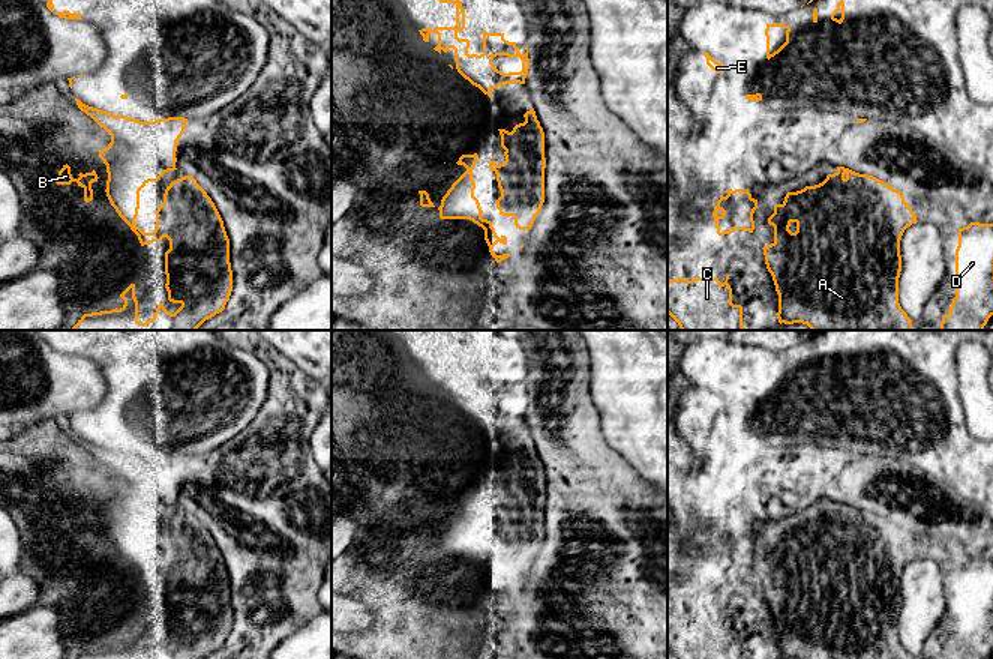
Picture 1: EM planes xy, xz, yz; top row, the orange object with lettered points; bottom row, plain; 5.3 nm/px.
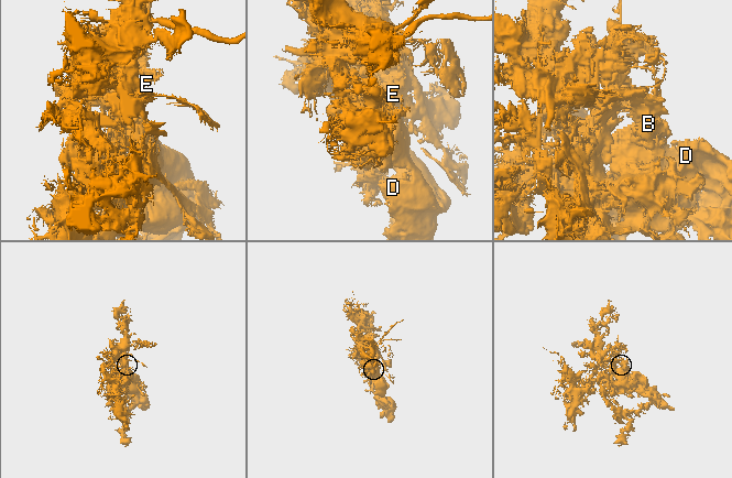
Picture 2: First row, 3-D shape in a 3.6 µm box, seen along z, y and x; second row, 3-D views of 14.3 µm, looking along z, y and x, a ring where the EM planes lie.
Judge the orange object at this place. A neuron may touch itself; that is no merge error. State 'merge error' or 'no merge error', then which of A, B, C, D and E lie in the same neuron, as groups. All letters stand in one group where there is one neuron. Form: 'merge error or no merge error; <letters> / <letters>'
no merge error; A B C D E

